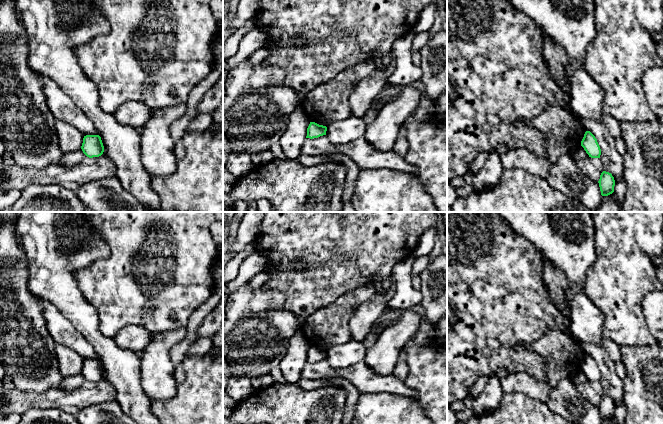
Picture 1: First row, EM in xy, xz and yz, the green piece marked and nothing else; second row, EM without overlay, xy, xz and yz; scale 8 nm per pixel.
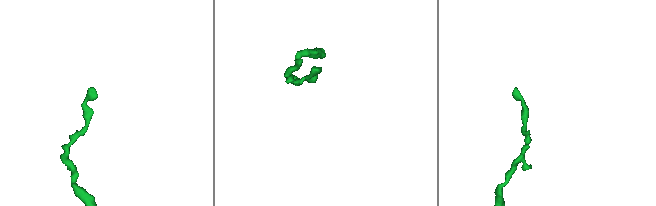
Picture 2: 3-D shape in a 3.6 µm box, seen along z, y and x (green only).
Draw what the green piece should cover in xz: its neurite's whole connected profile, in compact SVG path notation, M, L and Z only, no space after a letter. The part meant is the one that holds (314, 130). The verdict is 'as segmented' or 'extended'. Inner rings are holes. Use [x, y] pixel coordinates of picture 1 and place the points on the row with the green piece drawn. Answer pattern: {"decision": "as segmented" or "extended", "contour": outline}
{"decision": "as segmented", "contour": "M310 122L307 128L307 136L306 138L318 138L320 136L326 135L327 127L323 125L319 125L315 122Z"}

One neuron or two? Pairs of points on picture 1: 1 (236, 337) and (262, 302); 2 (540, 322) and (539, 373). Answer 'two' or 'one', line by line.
1: one
2: one

